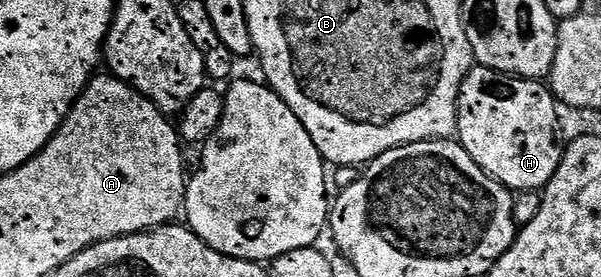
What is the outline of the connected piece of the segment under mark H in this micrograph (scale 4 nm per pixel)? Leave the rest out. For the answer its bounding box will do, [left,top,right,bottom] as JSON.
[457,67,564,191]

